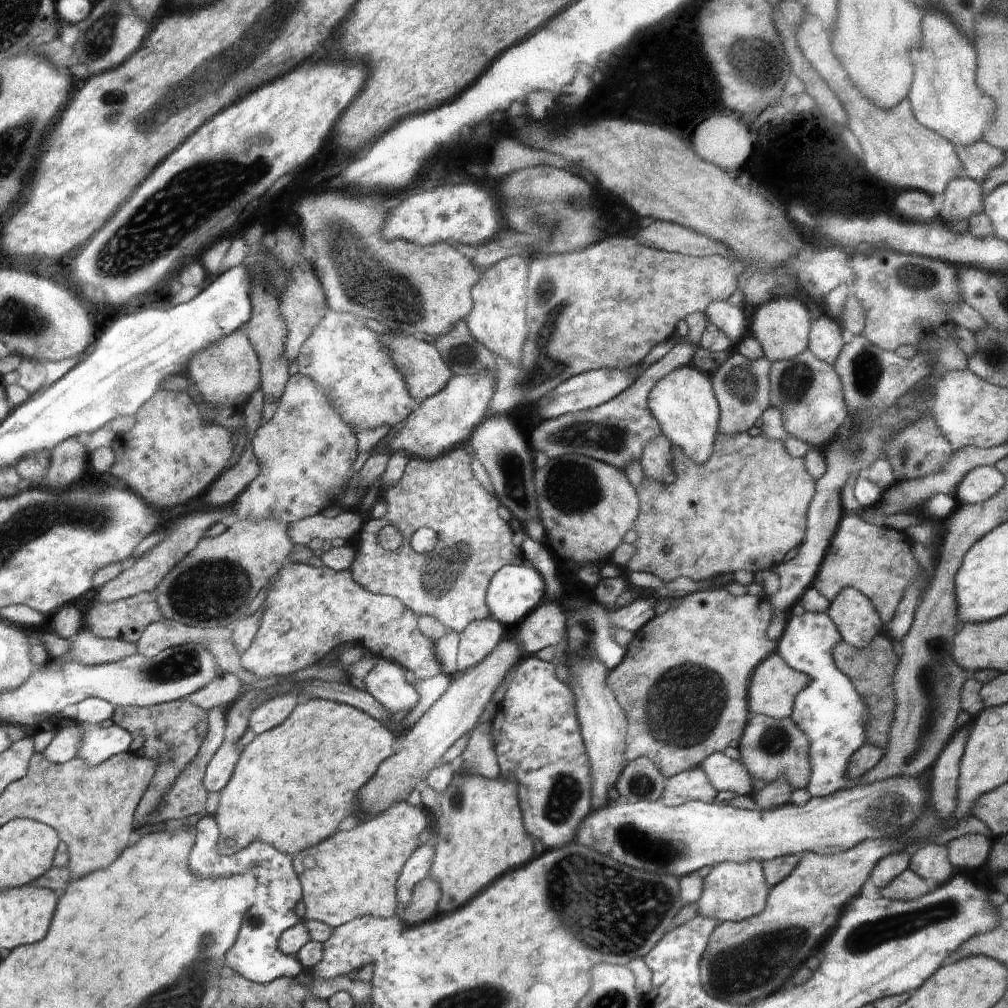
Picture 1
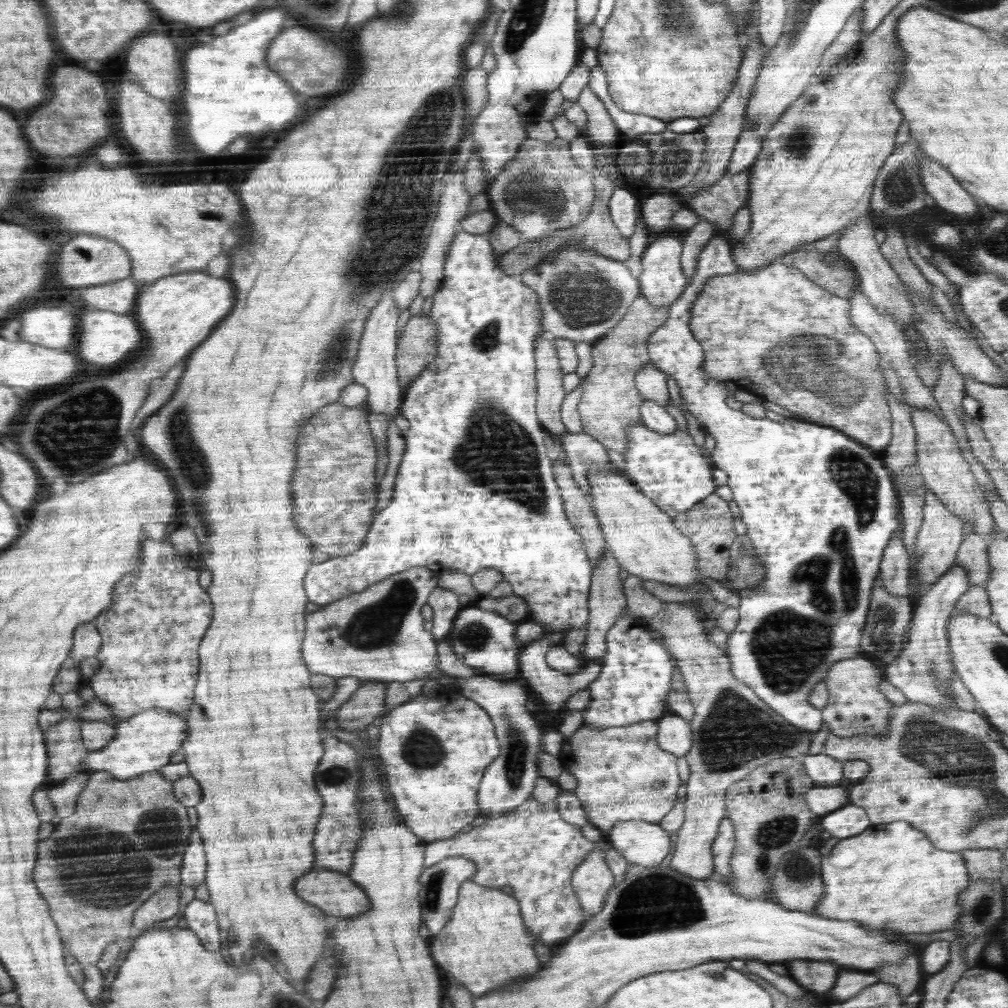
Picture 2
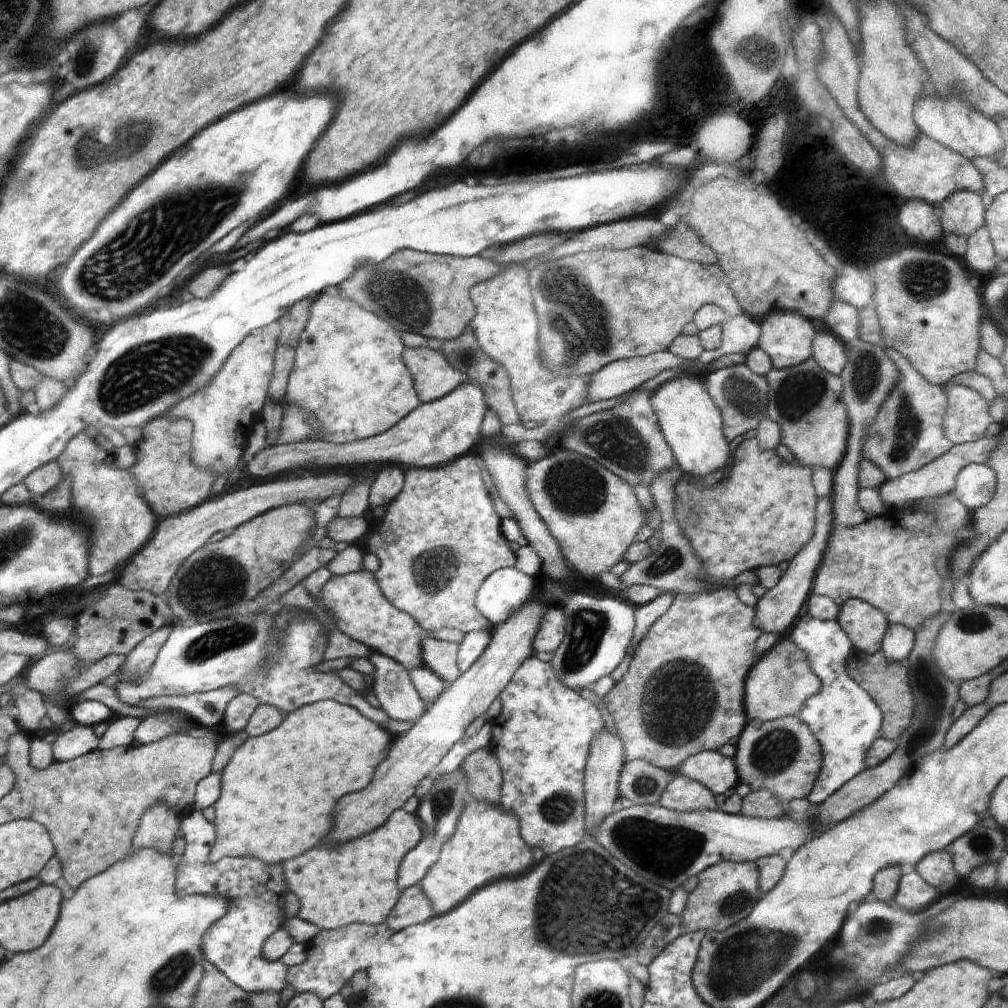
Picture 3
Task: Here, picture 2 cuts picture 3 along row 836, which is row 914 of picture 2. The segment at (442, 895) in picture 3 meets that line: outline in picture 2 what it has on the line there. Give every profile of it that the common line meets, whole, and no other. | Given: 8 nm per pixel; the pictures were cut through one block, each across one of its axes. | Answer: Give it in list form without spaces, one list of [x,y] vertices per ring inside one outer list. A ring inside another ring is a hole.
[[[473,880],[462,884],[451,920],[431,939],[433,957],[438,966],[443,968],[449,979],[462,983],[474,998],[493,992],[494,989],[501,989],[504,985],[513,985],[522,979],[536,976],[541,968],[534,954],[534,940],[534,935],[526,928],[517,898],[499,888],[485,887]]]

